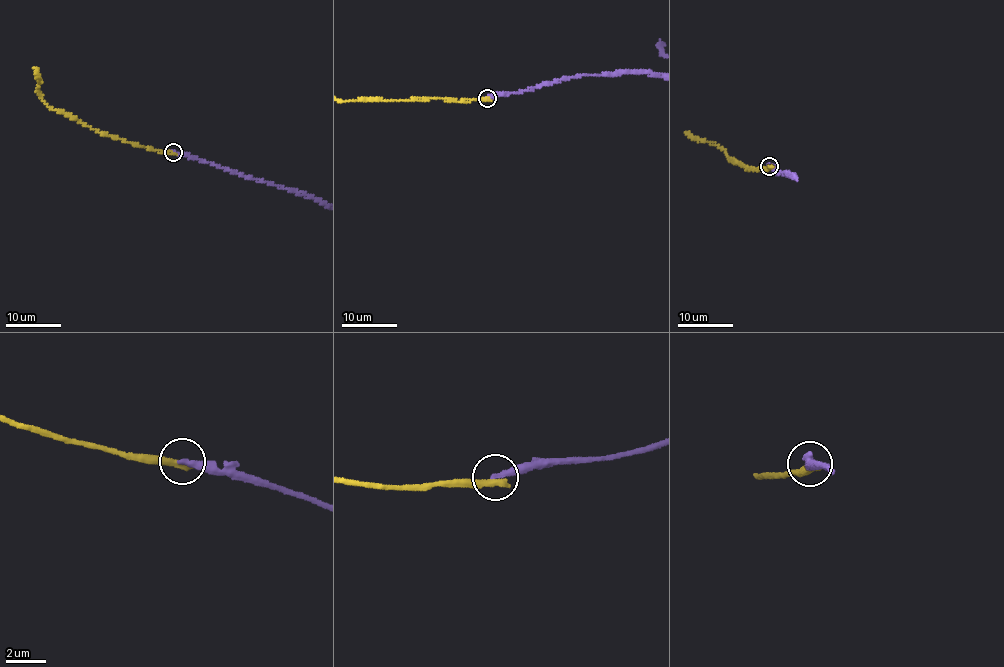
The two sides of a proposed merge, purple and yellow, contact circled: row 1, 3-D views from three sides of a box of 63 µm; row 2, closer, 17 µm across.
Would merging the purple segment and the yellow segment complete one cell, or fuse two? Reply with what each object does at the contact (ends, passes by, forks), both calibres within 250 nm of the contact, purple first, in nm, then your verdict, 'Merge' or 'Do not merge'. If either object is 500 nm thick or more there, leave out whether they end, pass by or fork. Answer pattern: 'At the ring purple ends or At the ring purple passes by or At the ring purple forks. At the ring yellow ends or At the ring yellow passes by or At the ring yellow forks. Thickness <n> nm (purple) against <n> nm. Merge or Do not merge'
At the ring purple ends. At the ring yellow ends. Thickness 320 nm (purple) against 420 nm. Do not merge

